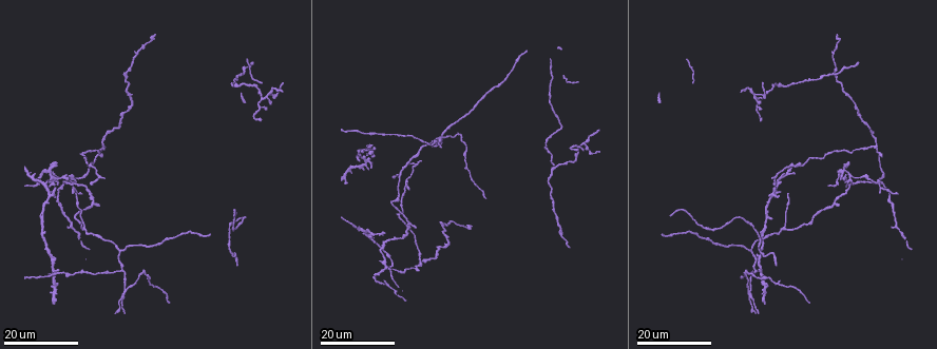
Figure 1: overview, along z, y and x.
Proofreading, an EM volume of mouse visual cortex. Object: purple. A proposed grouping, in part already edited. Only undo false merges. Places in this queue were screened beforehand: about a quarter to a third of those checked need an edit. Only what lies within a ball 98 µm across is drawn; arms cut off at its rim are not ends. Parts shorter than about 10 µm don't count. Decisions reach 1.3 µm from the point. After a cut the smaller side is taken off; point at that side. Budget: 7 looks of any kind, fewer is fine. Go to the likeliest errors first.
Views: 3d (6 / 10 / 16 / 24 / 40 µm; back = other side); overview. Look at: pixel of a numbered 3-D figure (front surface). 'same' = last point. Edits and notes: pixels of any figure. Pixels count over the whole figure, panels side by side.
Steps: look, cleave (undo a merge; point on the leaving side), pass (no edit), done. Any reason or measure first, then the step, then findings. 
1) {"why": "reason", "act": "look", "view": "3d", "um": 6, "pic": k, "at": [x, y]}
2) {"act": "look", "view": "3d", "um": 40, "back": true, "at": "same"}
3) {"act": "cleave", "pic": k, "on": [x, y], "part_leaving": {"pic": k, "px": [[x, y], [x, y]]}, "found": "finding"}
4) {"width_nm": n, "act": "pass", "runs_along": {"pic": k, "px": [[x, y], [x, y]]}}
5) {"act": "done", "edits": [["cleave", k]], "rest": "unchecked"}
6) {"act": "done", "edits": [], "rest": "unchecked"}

{"why": "thin arm on a thick one", "act": "look", "view": "3d", "um": 24, "pic": 1, "at": [123, 271]}

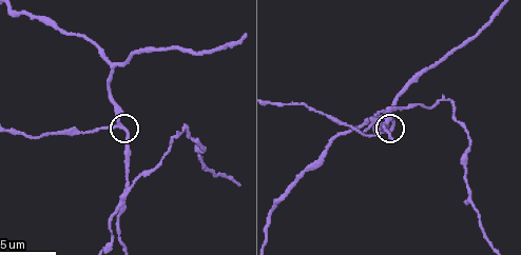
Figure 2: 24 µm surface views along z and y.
{"act": "look", "view": "3d", "um": 6, "pic": 2, "at": [120, 127]}

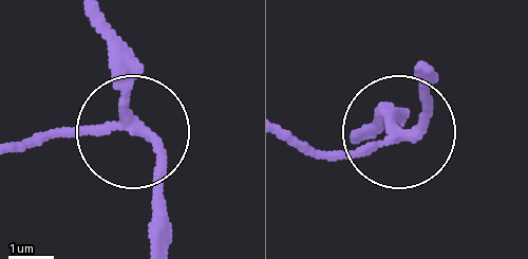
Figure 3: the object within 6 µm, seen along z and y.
{"act": "look", "view": "3d", "um": 6, "back": true, "pic": 3, "at": [393, 137]}

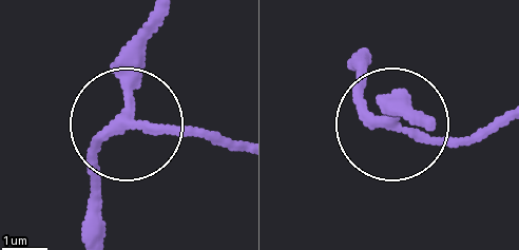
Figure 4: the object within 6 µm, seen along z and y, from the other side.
{"width_nm": 210, "act": "pass", "runs_along": {"pic": 4, "px": [[165, 11], [131, 113], [100, 147], [89, 199]]}, "found": "one neuron here"}

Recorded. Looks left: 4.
{"why": "small branch off a trunk", "act": "look", "view": "3d", "um": 16, "pic": 1, "at": [877, 181]}

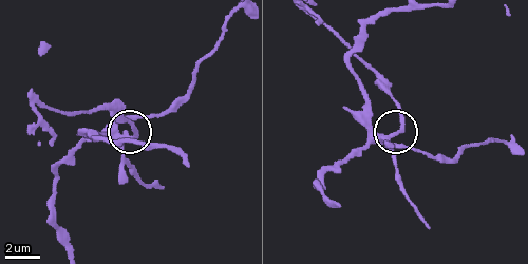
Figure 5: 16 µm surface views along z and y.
{"why": "closer look", "act": "look", "view": "3d", "um": 6, "pic": 5, "at": [117, 127]}

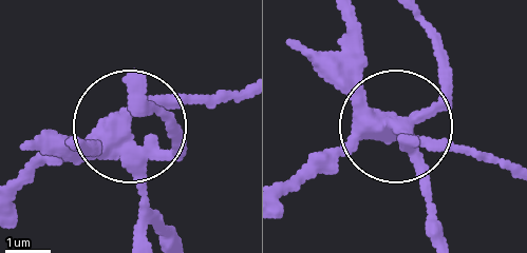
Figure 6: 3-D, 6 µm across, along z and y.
{"width_nm": 400, "act": "cleave", "pic": 6, "on": [179, 159], "part_leaving": {"pic": 6, "px": [[117, 133], [170, 156], [148, 111]]}, "found": "two neurons meet here"}

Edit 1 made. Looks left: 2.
{"act": "done", "edits": [["cleave", 6]], "rest": "unchecked"}

